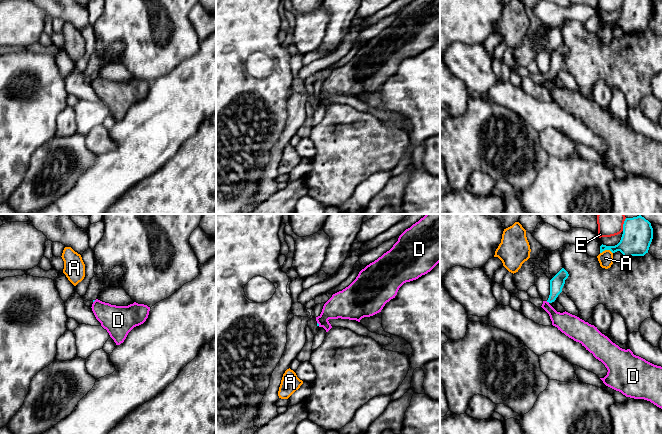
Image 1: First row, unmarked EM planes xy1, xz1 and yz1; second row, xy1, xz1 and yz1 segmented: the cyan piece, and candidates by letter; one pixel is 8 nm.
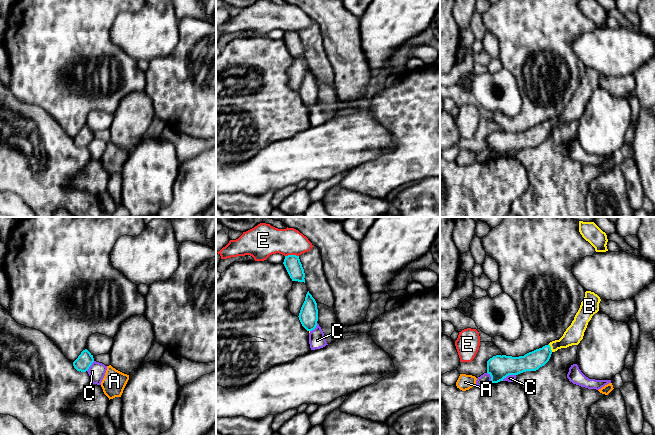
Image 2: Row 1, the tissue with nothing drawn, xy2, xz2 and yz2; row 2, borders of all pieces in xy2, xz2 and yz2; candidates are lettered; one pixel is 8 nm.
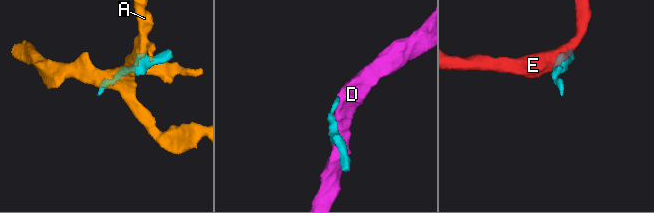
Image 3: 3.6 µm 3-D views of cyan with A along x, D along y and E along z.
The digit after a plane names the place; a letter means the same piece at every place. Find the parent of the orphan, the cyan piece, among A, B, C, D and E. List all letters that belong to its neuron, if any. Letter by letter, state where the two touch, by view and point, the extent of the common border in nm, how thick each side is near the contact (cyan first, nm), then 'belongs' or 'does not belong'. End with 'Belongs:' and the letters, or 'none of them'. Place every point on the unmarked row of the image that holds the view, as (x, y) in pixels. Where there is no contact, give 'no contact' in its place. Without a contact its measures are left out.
A: yz1 (606, 25) | 100 nm | 240/120 nm | does not belong
B: yz2 (550, 124) | 70 nm | 160/150 nm | belongs
C: yz2 (508, 151) | 120 nm | 190/60 nm | does not belong
D: yz1 (548, 77) | 30 nm | 110/170 nm | does not belong
E: xz2 (291, 31) | 110 nm | 130/260 nm | does not belong
Belongs: B

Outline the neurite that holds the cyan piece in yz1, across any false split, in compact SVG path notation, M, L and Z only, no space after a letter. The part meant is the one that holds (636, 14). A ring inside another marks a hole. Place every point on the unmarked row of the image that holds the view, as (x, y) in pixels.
M623 0L623 10L620 18L615 22L600 22L600 29L610 26L612 29L620 27L624 34L644 32L648 29L653 15L651 0Z

